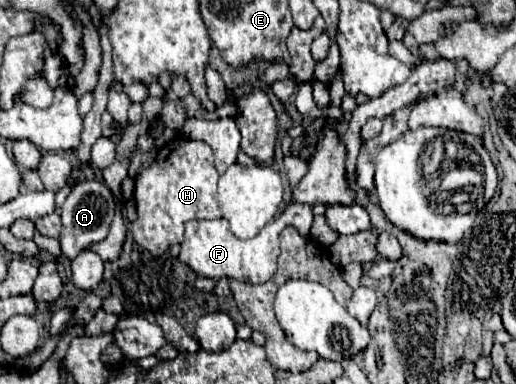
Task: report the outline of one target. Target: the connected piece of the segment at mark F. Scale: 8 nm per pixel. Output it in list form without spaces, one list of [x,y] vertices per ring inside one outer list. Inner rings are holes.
[[[293,202],[287,206],[287,210],[275,220],[269,222],[255,238],[241,240],[229,230],[229,222],[225,218],[219,220],[191,220],[185,224],[185,240],[181,244],[179,262],[187,264],[197,276],[219,280],[223,276],[235,278],[249,284],[263,284],[273,278],[277,270],[277,256],[279,256],[279,232],[293,224],[303,237],[310,236],[313,212],[309,204]]]

